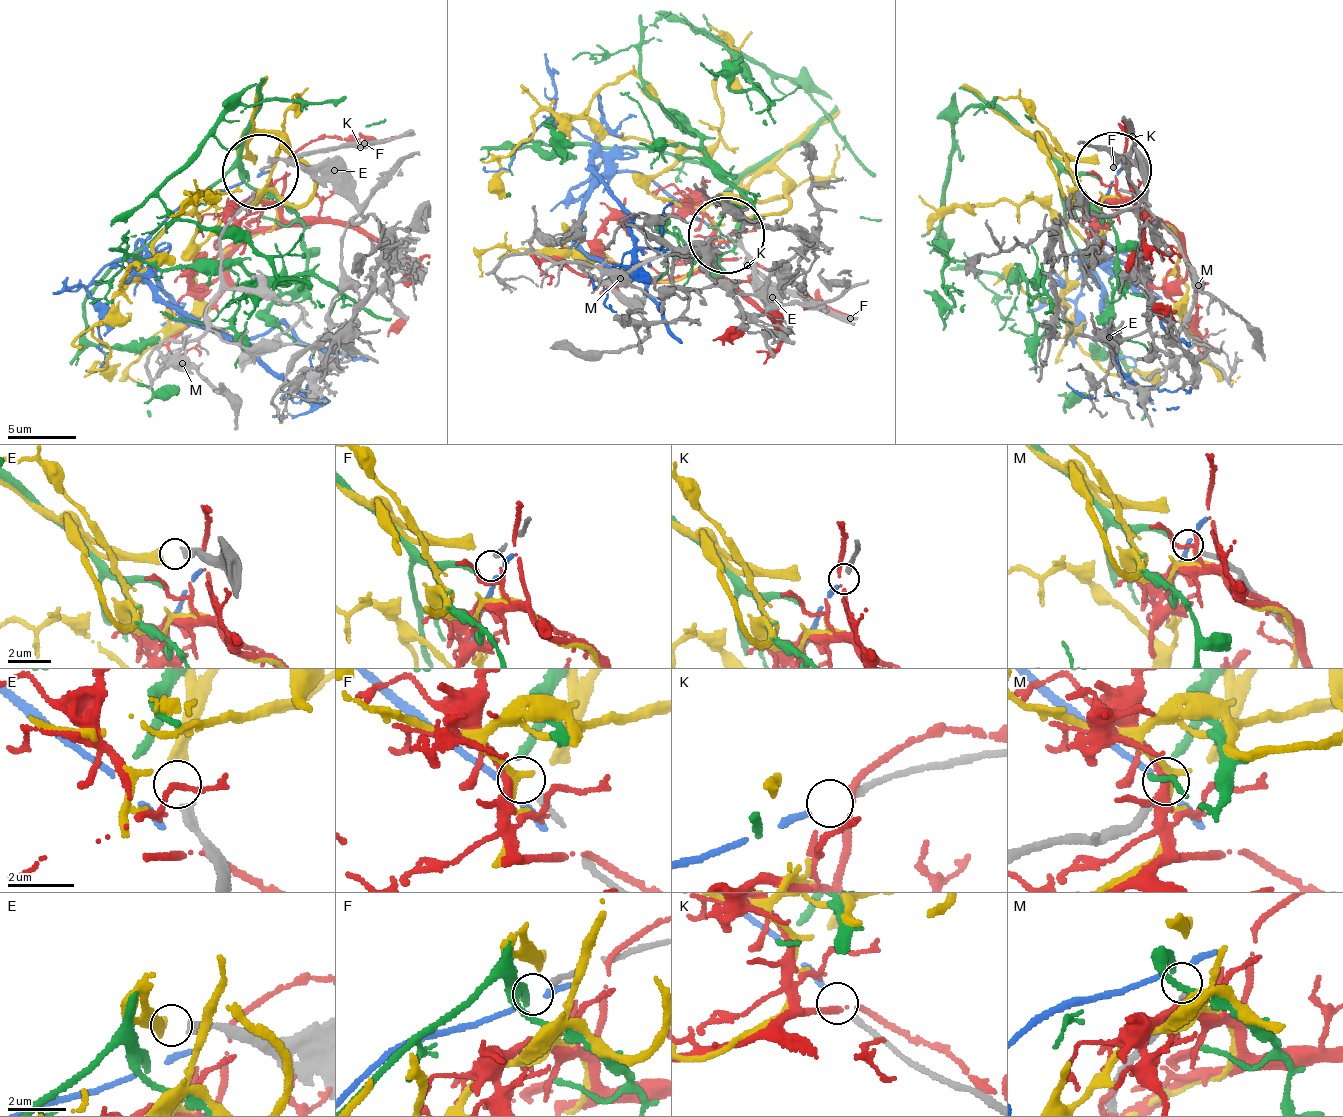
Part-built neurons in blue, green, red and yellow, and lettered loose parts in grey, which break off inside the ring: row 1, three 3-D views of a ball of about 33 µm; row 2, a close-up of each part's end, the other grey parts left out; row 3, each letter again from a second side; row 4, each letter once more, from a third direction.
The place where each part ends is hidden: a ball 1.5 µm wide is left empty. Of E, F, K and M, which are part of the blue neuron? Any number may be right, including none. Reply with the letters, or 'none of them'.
K

